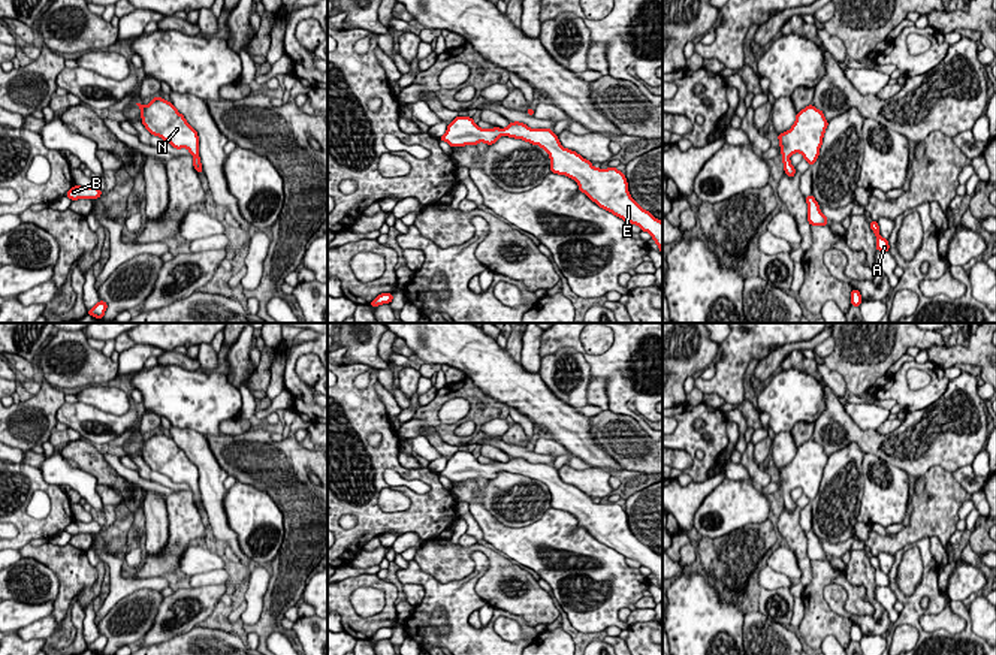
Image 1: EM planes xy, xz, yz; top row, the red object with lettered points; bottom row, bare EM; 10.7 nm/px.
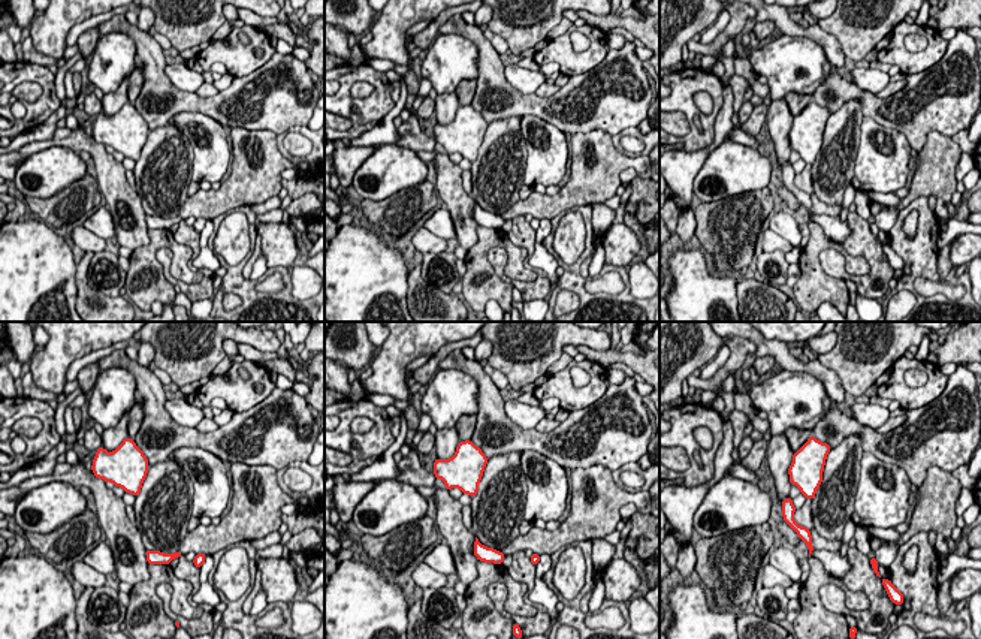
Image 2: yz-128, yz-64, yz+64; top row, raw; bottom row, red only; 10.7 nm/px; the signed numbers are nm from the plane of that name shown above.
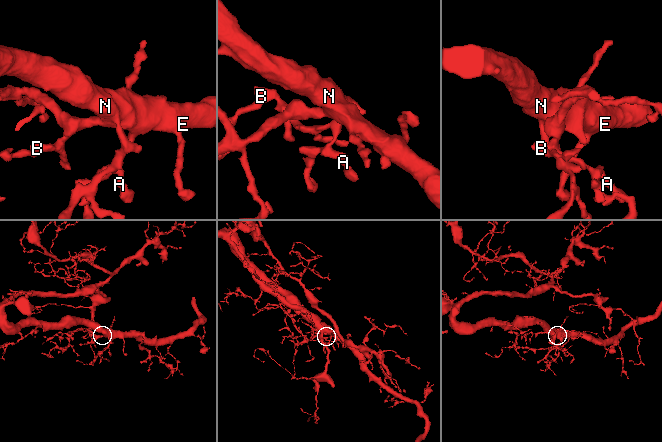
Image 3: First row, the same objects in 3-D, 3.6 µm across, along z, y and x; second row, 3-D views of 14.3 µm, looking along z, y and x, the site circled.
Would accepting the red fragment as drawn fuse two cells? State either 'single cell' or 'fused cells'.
single cell

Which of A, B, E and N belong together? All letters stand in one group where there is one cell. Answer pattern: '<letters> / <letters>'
A B E N

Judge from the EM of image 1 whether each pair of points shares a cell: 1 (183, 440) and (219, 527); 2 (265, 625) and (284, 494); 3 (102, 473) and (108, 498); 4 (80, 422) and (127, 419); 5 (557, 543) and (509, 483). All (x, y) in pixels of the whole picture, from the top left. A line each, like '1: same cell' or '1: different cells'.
1: same cell
2: same cell
3: different cells
4: same cell
5: different cells

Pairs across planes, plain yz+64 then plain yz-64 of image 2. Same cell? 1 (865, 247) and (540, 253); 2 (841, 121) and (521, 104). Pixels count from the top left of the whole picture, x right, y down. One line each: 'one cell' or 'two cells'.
1: two cells
2: two cells

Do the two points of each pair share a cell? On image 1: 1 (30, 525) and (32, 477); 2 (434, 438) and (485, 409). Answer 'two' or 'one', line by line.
1: one
2: two

